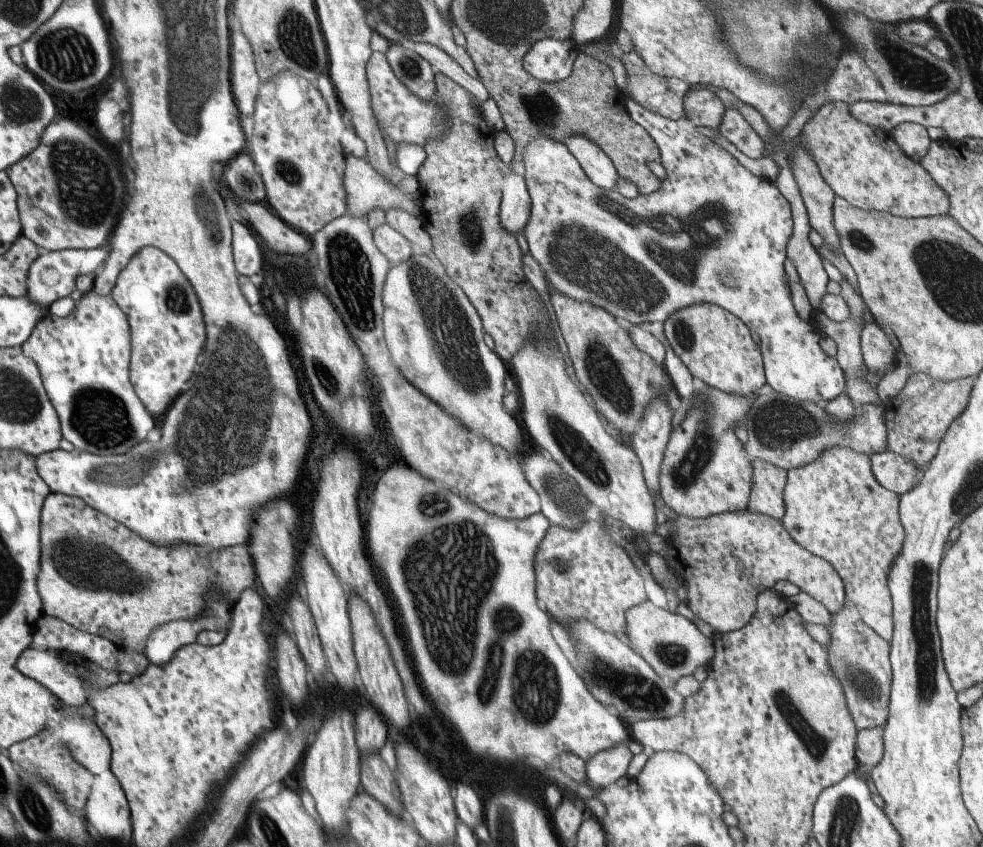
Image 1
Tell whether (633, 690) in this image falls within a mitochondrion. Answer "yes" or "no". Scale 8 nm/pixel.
yes

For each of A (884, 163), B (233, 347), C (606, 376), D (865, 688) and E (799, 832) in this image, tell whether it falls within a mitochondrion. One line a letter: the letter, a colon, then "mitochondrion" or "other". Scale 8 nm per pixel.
A: other
B: mitochondrion
C: mitochondrion
D: mitochondrion
E: other

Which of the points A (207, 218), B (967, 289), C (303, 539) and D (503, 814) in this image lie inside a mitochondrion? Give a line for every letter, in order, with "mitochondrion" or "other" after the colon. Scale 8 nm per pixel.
A: mitochondrion
B: mitochondrion
C: other
D: mitochondrion

